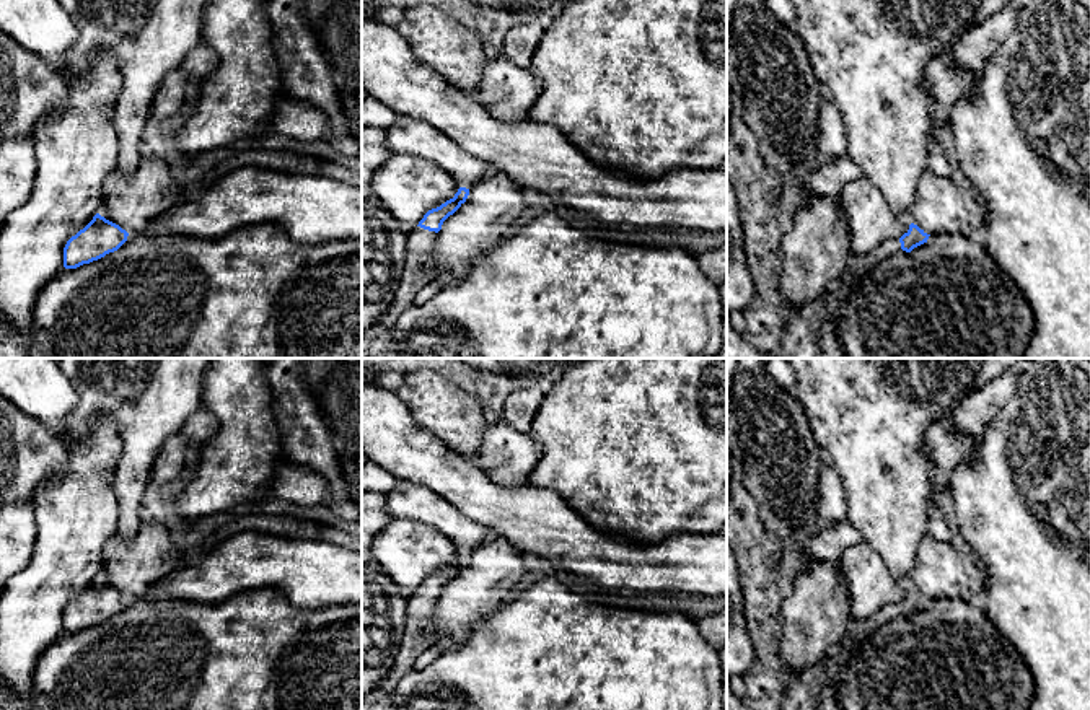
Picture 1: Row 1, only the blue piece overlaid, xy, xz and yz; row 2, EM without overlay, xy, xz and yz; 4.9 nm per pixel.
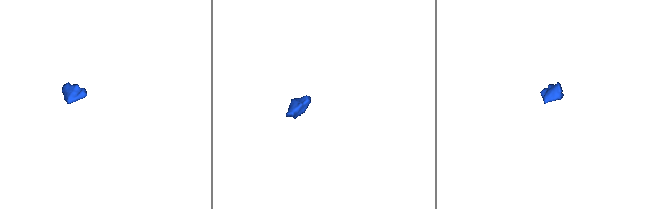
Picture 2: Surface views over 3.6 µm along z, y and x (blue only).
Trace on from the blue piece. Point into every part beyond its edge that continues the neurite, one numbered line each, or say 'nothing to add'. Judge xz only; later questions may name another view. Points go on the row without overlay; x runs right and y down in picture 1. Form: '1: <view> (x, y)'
1: xz (421, 608)

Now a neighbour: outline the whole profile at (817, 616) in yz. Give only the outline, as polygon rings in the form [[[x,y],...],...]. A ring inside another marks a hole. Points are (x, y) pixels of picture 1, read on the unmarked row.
[[[810,560],[807,568],[795,575],[792,594],[782,603],[779,645],[782,671],[792,679],[815,668],[828,650],[849,633],[852,624],[849,588],[841,575],[839,560]]]

